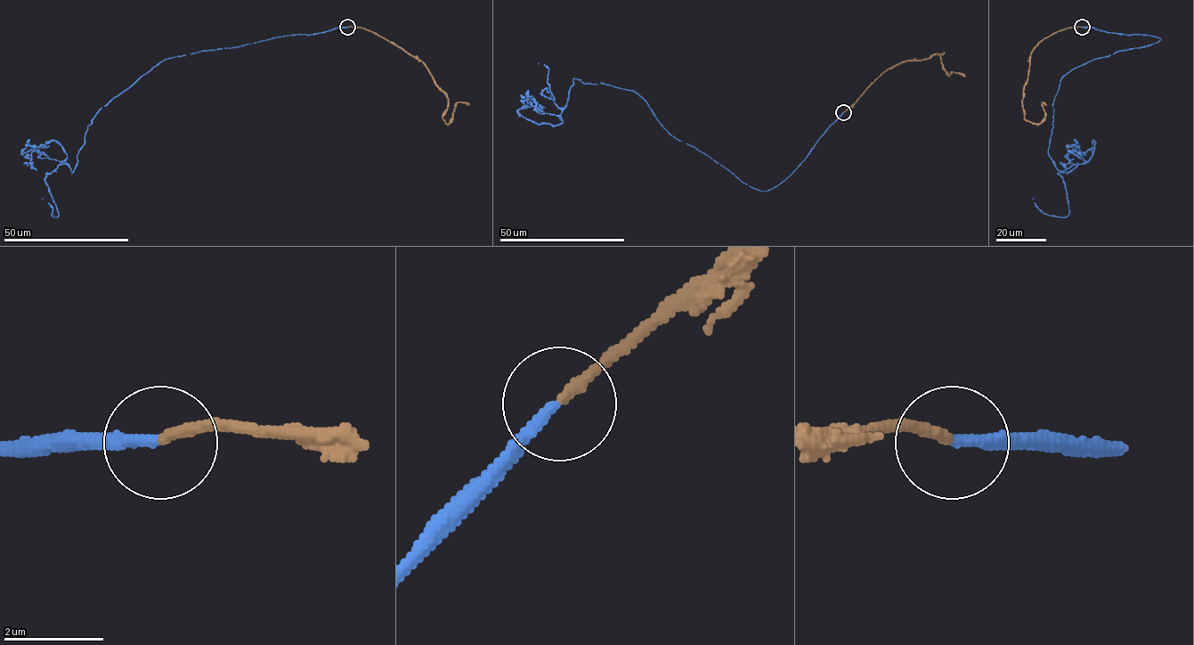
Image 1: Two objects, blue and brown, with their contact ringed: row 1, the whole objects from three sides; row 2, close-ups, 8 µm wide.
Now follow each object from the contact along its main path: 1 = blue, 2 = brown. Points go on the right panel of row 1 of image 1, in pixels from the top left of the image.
1: (1082, 27), (1161, 39), (1060, 79), (1048, 154), (1061, 172), (1077, 164), (1059, 174), (1069, 214), (1033, 198)
2: (1082, 27), (1054, 32), (1032, 51), (1022, 99), (1024, 118), (1039, 123), (1045, 116), (1042, 102), (1046, 105)

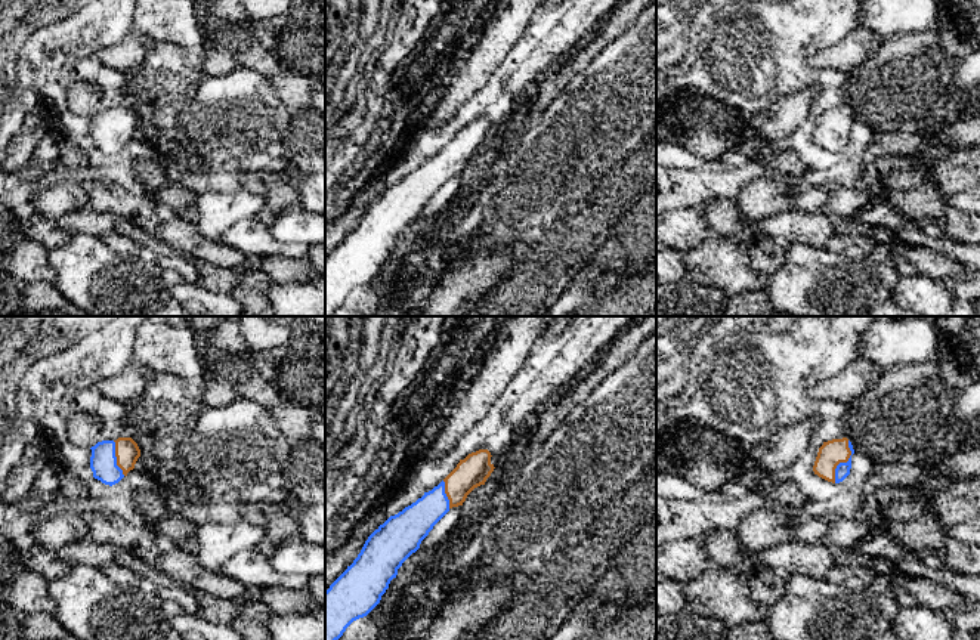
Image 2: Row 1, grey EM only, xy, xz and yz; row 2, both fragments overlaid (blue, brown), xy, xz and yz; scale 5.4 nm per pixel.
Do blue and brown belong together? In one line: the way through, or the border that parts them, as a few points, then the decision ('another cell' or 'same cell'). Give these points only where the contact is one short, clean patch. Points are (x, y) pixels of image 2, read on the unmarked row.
runs through yz (843, 138), (843, 132), (832, 121); same cell

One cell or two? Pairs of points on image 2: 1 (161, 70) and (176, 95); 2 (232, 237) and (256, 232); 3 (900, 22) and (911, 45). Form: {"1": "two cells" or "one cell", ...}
{"1": "one cell", "2": "one cell", "3": "two cells"}

